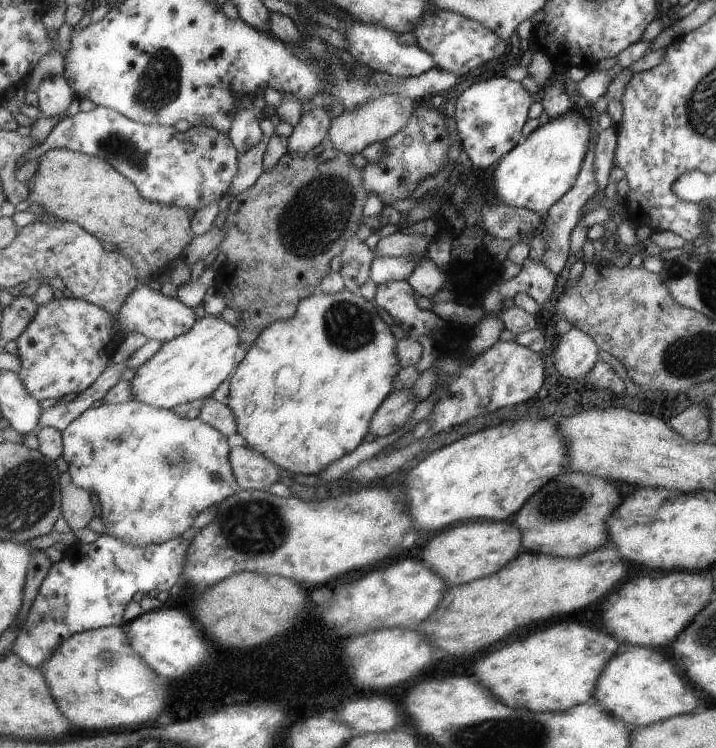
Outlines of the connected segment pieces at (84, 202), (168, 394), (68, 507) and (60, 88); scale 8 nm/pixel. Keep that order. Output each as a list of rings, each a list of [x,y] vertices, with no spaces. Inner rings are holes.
[[[61,148],[49,150],[43,154],[30,187],[29,204],[38,202],[48,214],[53,214],[58,220],[75,222],[93,233],[99,241],[113,243],[117,246],[116,251],[138,264],[138,272],[142,272],[139,282],[157,278],[173,260],[184,256],[185,248],[196,235],[192,227],[195,210],[146,200],[137,185],[118,172],[108,161],[94,155]]]
[[[220,315],[204,316],[183,335],[162,343],[161,348],[136,369],[131,381],[135,401],[170,409],[196,399],[210,397],[236,366],[239,330],[222,321]]]
[[[73,482],[62,486],[63,517],[72,531],[86,528],[94,518],[94,507],[91,492],[81,489]]]
[[[63,76],[46,78],[38,92],[41,96],[40,110],[45,117],[50,118],[66,116],[66,111],[76,96]]]

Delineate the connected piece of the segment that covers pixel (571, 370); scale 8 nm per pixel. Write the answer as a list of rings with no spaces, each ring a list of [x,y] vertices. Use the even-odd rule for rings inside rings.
[[[572,327],[560,338],[554,362],[562,376],[582,378],[593,370],[601,358],[597,341],[580,329]]]

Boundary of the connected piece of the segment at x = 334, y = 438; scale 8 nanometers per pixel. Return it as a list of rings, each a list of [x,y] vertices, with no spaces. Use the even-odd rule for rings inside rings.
[[[344,287],[335,293],[320,293],[303,298],[297,306],[297,312],[292,319],[280,319],[272,322],[264,331],[260,331],[250,350],[238,365],[237,371],[230,378],[229,407],[233,410],[236,419],[238,440],[246,446],[252,446],[260,454],[270,459],[279,468],[284,468],[294,474],[318,474],[328,463],[342,458],[352,452],[368,434],[370,419],[379,410],[382,403],[394,391],[394,377],[401,369],[396,354],[396,345],[399,340],[391,331],[382,316],[379,315],[378,306],[371,300],[365,299],[361,294],[352,292]]]

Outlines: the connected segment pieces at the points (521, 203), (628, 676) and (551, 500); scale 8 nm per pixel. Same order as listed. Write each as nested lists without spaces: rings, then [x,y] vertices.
[[[576,111],[551,118],[517,144],[495,167],[491,188],[502,203],[543,215],[577,182],[587,155],[590,126]]]
[[[628,644],[626,652],[614,655],[605,666],[605,670],[598,680],[598,685],[593,690],[591,702],[599,703],[606,712],[616,715],[630,728],[648,726],[648,724],[698,710],[700,698],[696,698],[694,687],[695,684],[691,679],[684,677],[675,662],[666,658],[664,654],[660,654],[656,650],[650,650],[648,647]]]
[[[572,470],[545,486],[546,488],[542,488],[542,492],[538,492],[525,503],[525,506],[521,508],[522,512],[518,512],[518,516],[514,520],[518,524],[518,528],[522,528],[522,548],[524,550],[530,550],[530,552],[536,550],[536,552],[544,552],[553,557],[578,558],[609,542],[607,520],[609,514],[622,502],[620,494],[612,482],[608,482],[608,479],[605,478],[594,478],[594,475]]]

